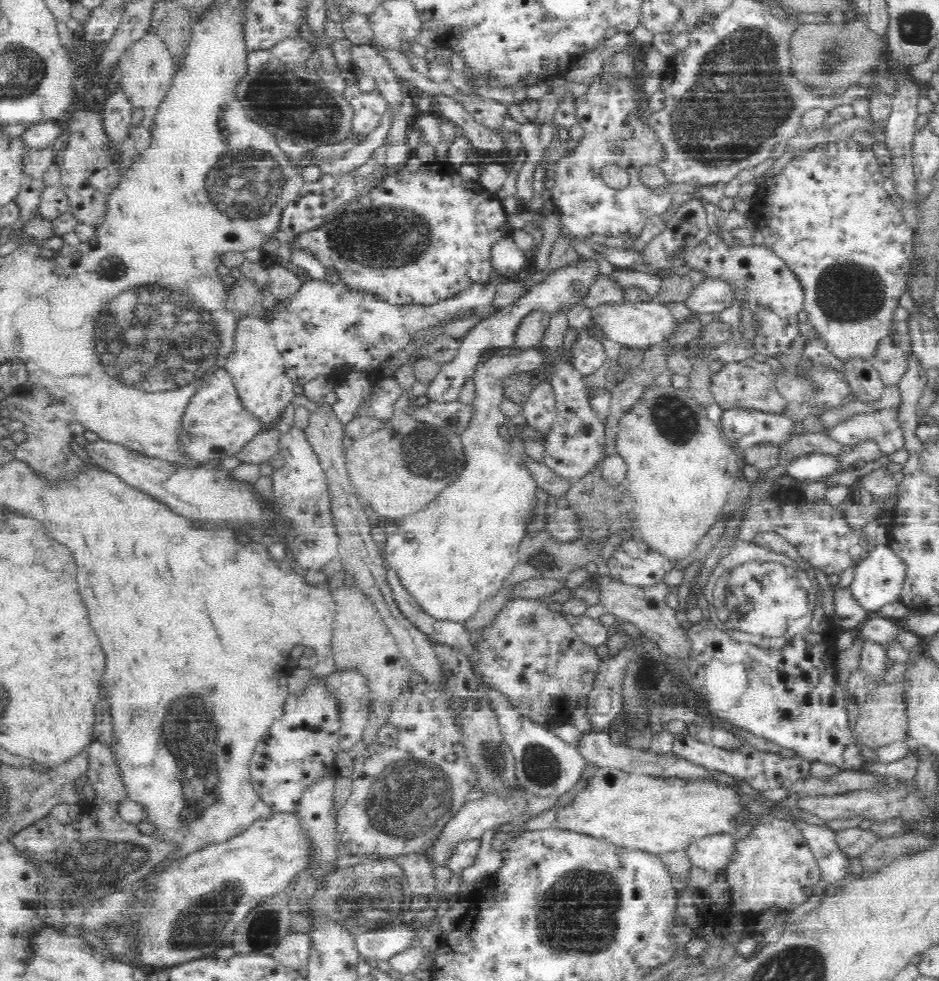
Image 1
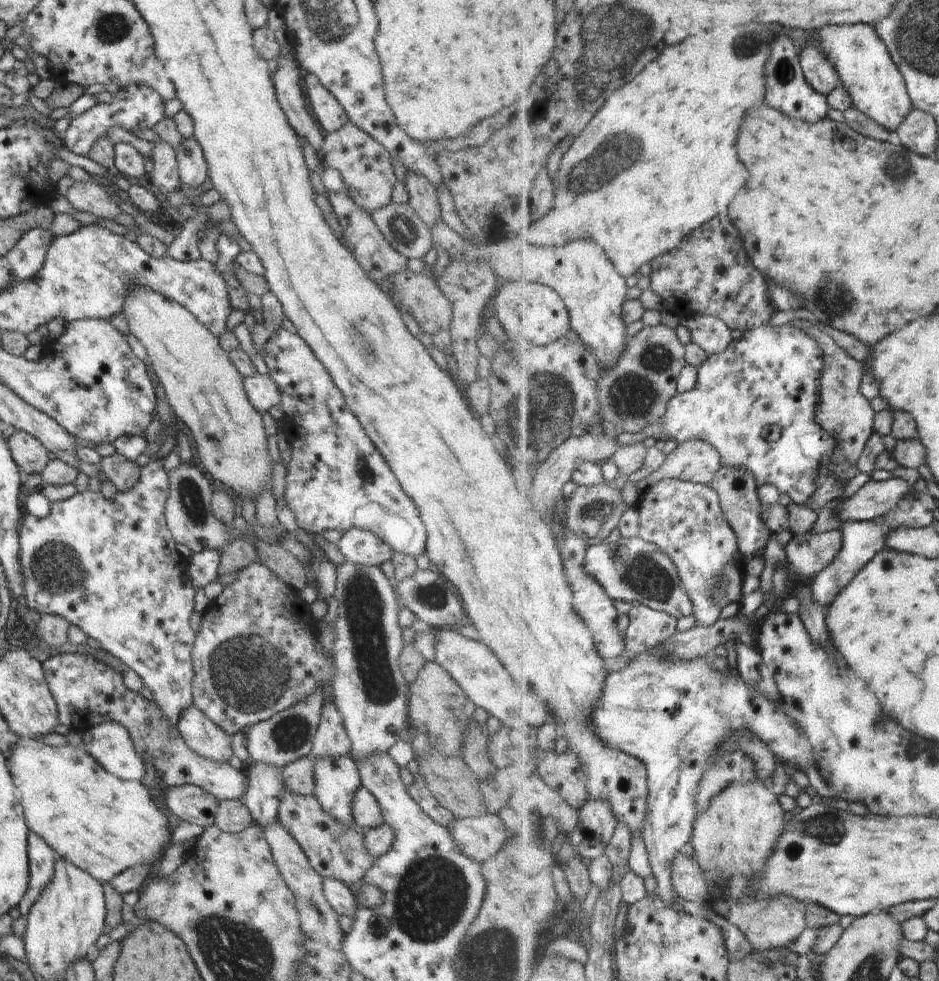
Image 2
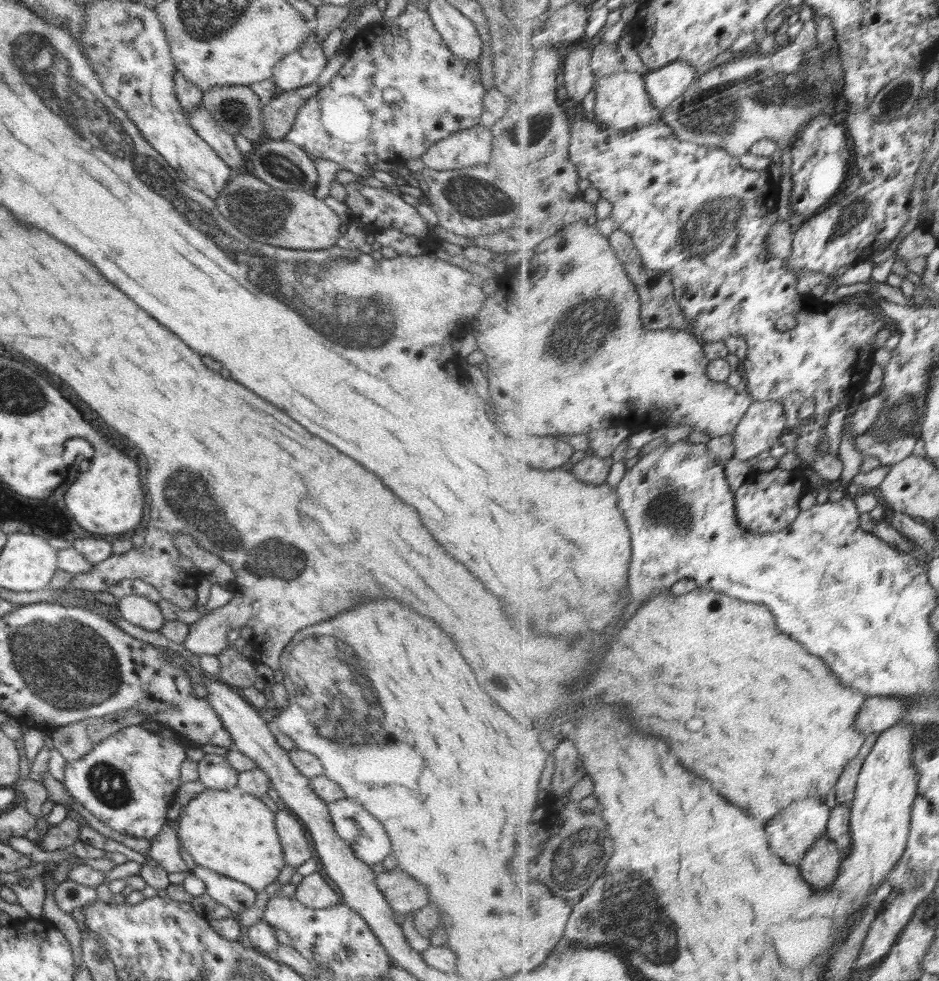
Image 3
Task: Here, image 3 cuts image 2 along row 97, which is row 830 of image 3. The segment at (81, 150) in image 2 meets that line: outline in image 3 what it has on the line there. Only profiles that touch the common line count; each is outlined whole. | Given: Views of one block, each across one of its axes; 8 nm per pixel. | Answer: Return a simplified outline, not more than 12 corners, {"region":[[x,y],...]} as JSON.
{"region":[[132,725],[66,761],[72,798],[151,839],[187,758]]}

